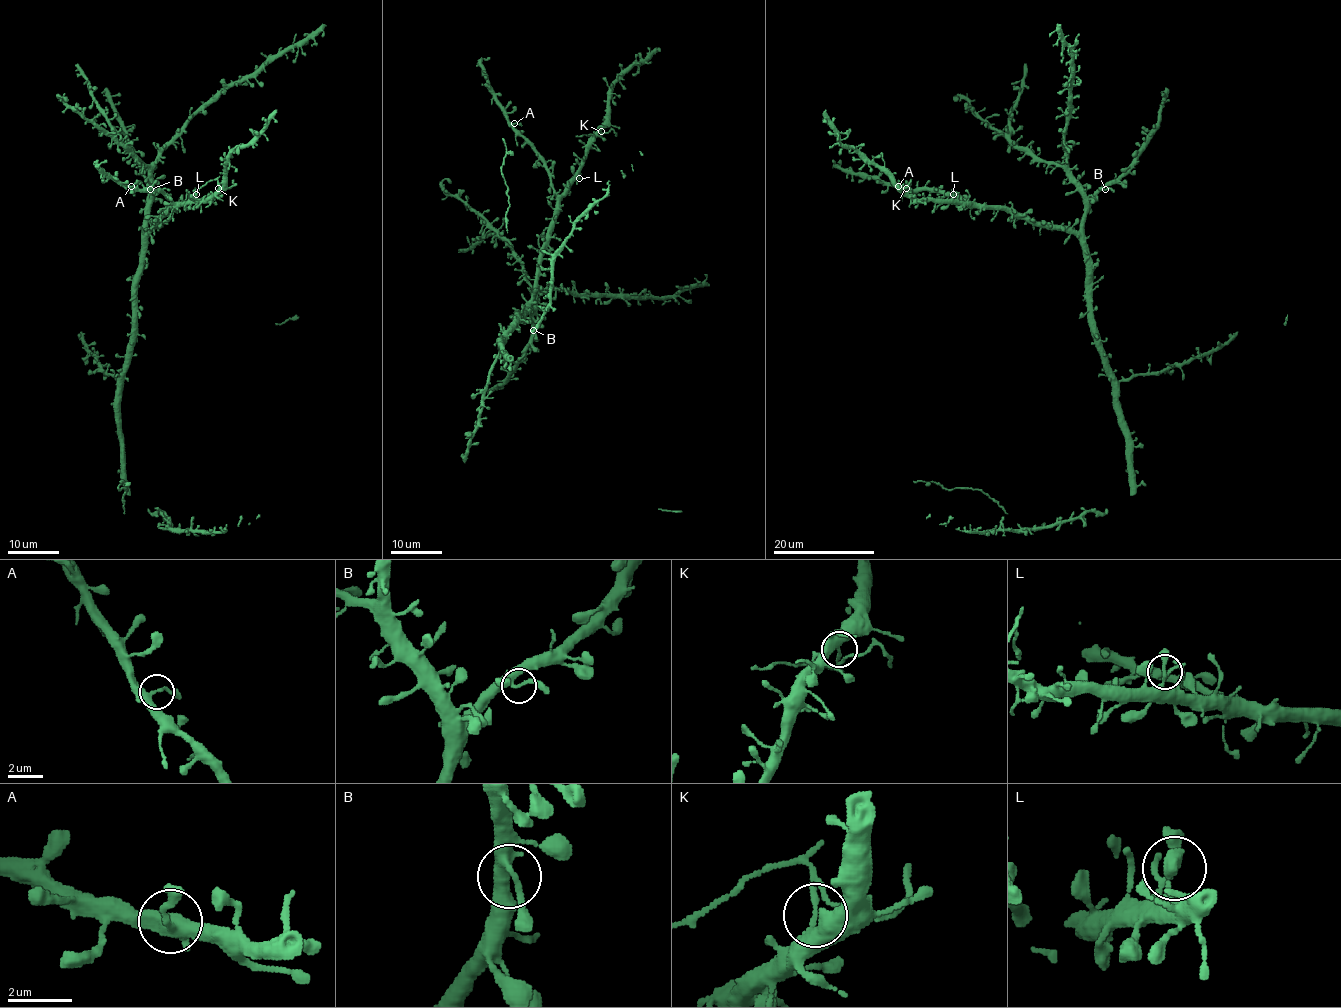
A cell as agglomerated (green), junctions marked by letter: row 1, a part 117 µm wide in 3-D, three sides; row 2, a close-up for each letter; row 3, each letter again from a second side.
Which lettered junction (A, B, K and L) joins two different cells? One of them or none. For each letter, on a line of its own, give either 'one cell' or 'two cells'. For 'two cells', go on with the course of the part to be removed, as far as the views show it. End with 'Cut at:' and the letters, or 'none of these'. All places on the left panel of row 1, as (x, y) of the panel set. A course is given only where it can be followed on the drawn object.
A: one cell
B: one cell
K: two cells; course (218, 188), (218, 181), (210, 179), (192, 191)
L: one cell
Cut at: K

